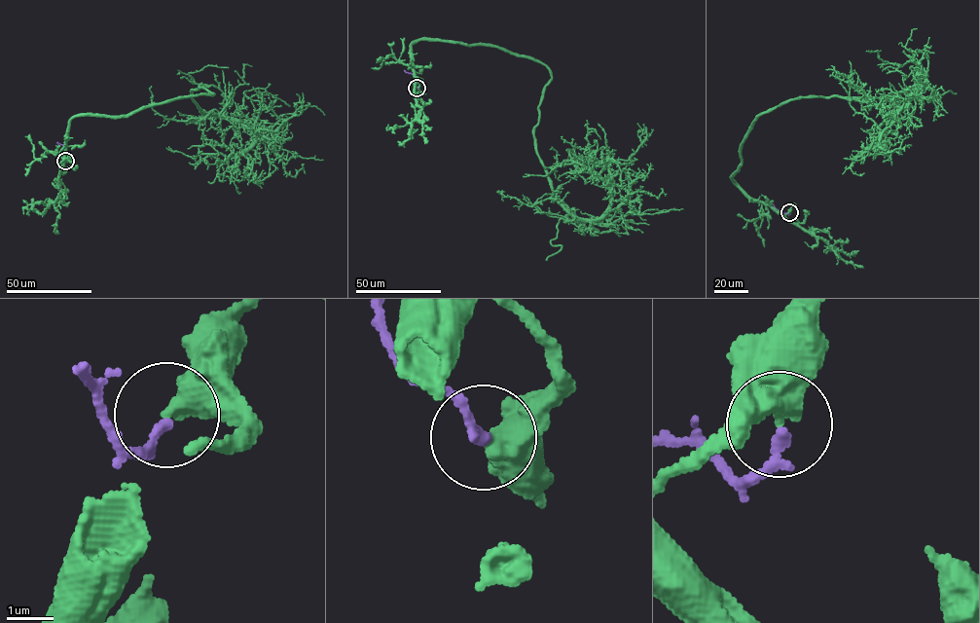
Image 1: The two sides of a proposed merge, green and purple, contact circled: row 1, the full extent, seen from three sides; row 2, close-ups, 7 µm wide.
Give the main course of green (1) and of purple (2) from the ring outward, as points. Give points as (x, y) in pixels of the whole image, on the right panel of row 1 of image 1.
1: (790, 212), (754, 201), (732, 179), (759, 115), (799, 96), (922, 90), (881, 131), (851, 105), (849, 60)
2: (790, 212), (780, 213), (767, 202)

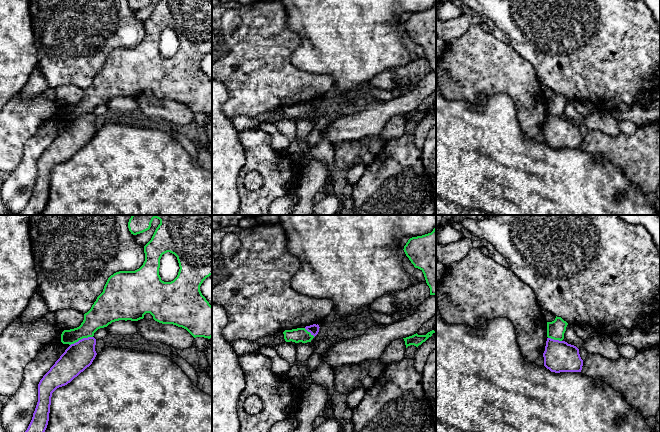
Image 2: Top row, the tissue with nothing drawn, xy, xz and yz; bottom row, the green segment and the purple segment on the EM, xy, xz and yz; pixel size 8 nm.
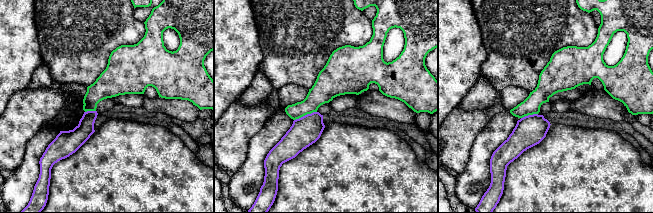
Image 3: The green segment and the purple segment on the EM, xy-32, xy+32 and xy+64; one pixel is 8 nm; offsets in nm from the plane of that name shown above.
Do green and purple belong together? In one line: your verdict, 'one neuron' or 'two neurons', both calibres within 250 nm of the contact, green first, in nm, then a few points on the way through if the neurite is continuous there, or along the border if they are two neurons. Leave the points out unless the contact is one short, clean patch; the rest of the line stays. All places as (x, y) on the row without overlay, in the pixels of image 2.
two neurons; 200 nm thick on the green side, 220 nm on the other; border along xy (92, 112), (81, 114), (70, 121)

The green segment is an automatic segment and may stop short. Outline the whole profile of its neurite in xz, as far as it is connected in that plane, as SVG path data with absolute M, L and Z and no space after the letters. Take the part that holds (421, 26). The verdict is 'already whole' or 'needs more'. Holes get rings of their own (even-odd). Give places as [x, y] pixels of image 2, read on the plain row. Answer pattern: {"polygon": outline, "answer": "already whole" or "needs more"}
{"polygon": "M436 2L431 9L410 14L403 26L414 43L423 48L430 71L436 71Z", "answer": "already whole"}

